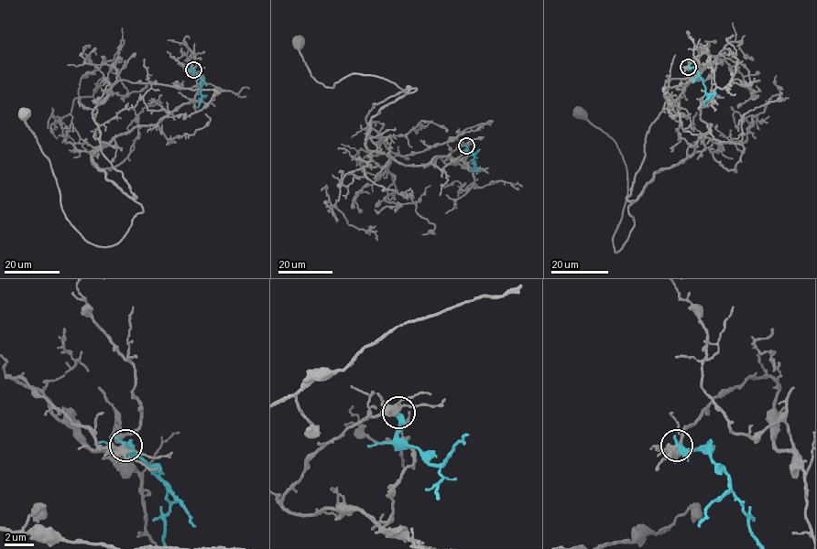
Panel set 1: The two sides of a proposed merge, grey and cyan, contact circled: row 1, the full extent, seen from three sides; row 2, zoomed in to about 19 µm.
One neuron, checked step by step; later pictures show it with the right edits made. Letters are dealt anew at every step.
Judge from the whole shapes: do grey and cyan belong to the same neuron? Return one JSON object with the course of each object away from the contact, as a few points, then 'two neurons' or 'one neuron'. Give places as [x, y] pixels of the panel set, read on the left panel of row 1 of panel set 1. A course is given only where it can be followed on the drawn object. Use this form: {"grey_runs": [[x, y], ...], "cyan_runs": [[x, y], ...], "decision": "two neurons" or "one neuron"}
{"grey_runs": [[193, 69], [171, 58], [195, 74], [196, 96], [93, 155], [143, 211], [109, 247], [67, 219], [24, 115]], "cyan_runs": [[193, 69], [201, 79], [201, 95], [204, 96], [198, 95]], "decision": "two neurons"}

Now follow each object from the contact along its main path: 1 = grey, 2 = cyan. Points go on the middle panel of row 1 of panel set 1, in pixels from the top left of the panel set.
1: (466, 145), (444, 163), (472, 171), (371, 152), (371, 119), (415, 88), (350, 74), (325, 87), (298, 44)
2: (466, 145), (474, 156), (477, 170), (471, 170)

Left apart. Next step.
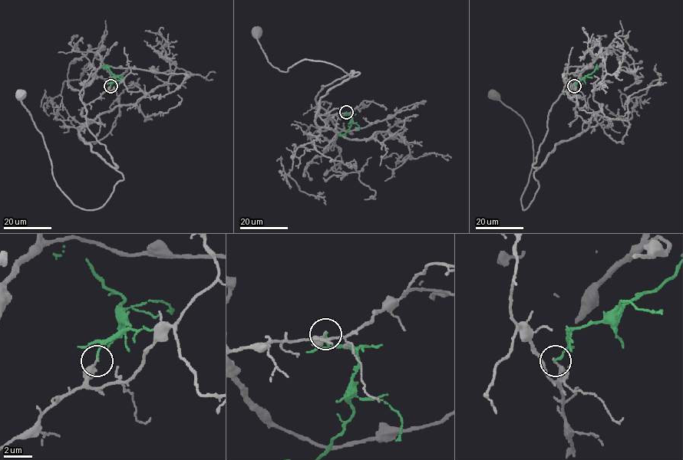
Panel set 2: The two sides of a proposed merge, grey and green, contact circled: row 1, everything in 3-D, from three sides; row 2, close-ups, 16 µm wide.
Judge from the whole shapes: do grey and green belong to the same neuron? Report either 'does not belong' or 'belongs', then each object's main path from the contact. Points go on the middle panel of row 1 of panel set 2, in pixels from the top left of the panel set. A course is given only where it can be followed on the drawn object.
does not belong; course grey (346, 112), (318, 113), (325, 125), (316, 124), (320, 99), (358, 72), (302, 60), (280, 71), (256, 34); course green (346, 112), (351, 116), (351, 126), (339, 136)

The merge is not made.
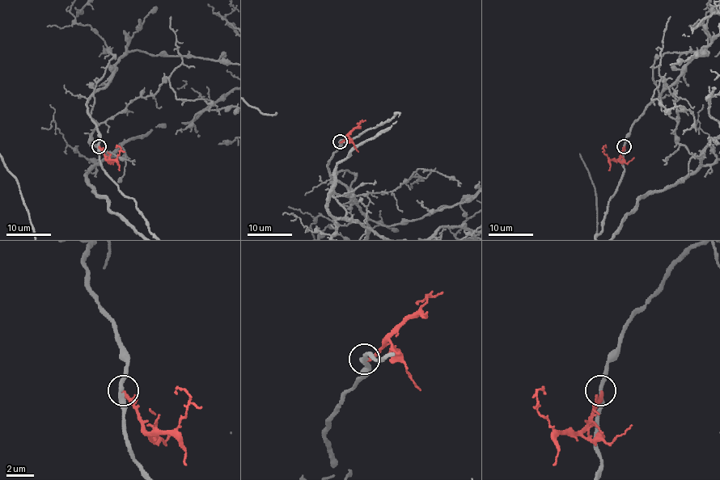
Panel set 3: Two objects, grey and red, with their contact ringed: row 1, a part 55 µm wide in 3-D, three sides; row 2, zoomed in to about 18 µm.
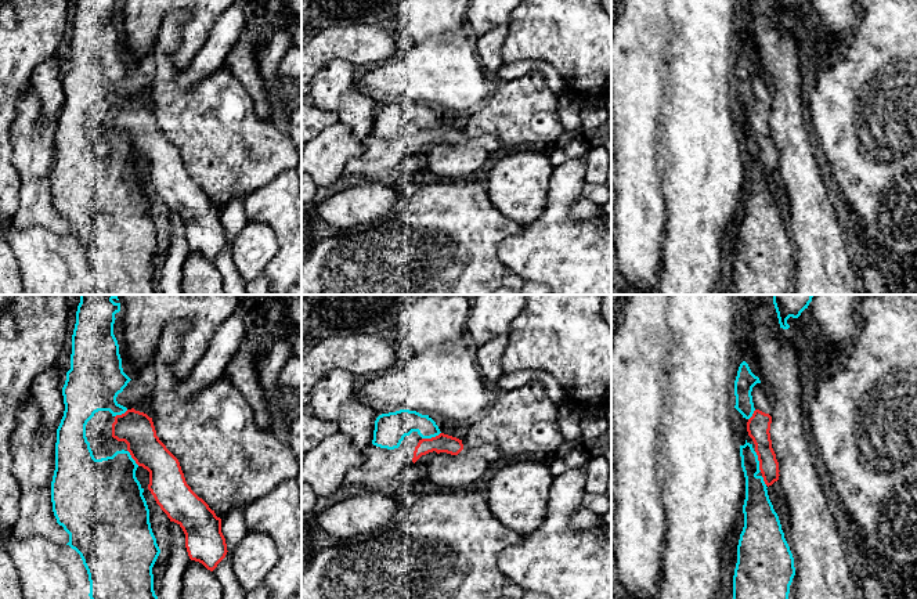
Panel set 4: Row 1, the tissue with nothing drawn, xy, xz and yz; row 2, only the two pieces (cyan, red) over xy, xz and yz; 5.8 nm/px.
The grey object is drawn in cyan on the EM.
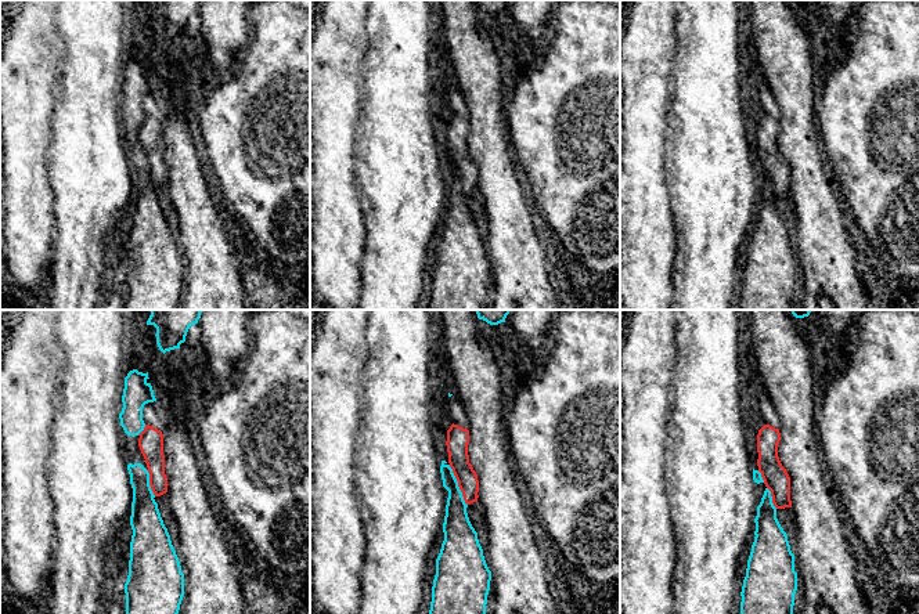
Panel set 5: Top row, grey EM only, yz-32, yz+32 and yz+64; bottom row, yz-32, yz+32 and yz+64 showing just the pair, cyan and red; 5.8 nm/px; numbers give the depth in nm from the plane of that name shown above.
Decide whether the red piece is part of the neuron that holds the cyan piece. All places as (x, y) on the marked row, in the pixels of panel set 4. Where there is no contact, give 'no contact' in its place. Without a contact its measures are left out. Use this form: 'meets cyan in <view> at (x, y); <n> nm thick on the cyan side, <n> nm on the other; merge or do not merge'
meets cyan in yz at (758, 461); 160 nm thick on the cyan side, 140 nm on the other; do not merge

